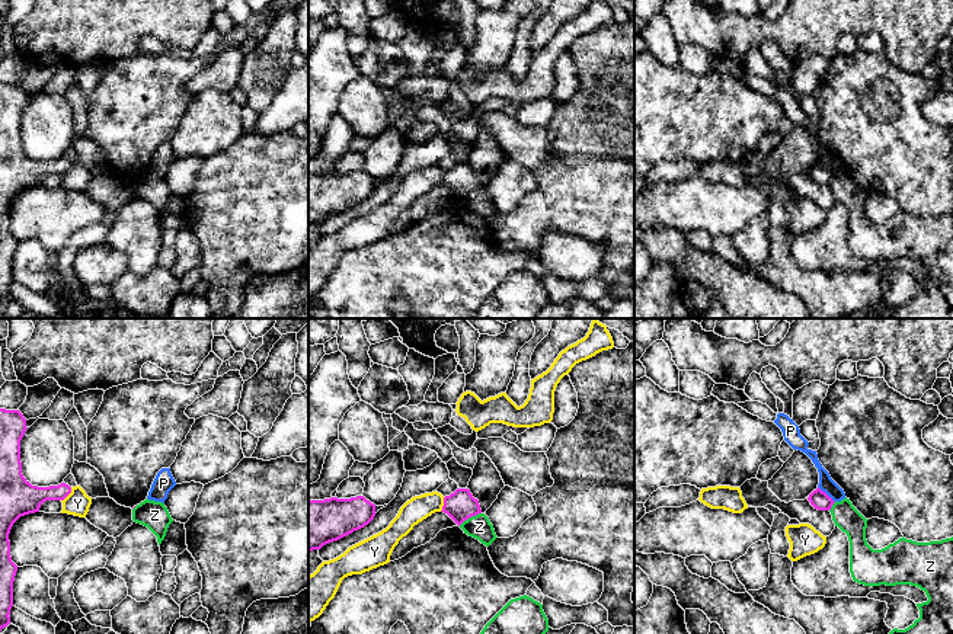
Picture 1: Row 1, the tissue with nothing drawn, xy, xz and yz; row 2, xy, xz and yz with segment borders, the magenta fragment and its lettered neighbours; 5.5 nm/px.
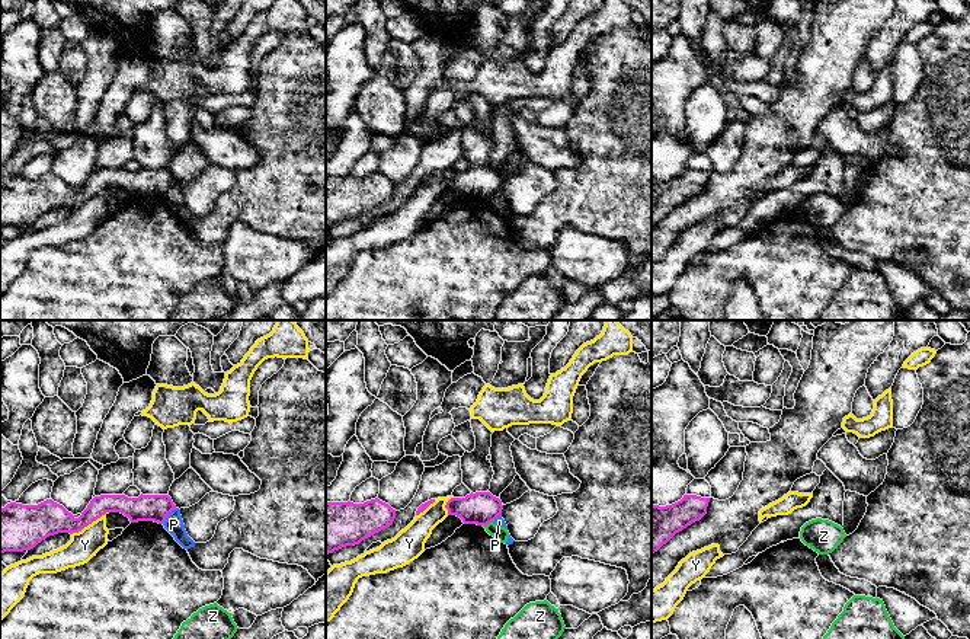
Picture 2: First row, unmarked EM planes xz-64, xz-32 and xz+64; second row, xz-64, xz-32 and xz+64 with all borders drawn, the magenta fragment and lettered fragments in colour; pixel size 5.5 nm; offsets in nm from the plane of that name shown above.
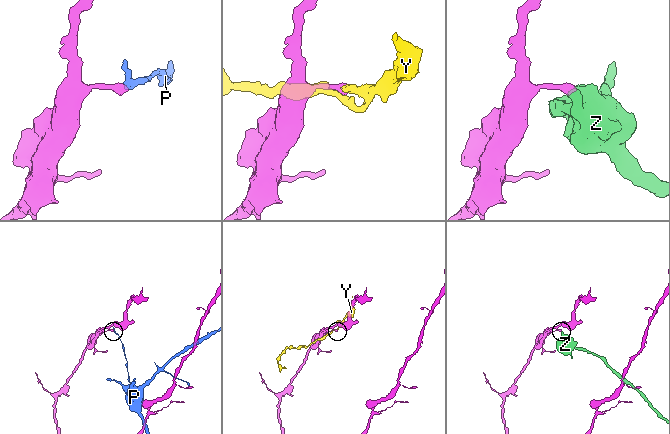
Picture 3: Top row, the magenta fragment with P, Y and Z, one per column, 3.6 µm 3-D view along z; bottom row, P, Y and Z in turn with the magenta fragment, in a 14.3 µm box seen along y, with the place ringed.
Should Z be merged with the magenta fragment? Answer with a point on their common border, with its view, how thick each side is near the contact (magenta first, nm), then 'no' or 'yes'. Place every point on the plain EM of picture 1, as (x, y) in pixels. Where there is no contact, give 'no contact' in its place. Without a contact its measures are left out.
contact xz (469, 191); calibres 160 and 140 nm; no

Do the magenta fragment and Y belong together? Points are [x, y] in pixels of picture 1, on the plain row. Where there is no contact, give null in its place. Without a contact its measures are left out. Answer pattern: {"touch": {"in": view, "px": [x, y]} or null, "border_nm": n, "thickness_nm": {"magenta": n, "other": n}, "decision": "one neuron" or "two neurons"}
{"touch": {"in": "xy", "px": [67, 169]}, "border_nm": 100, "thickness_nm": {"magenta": 180, "other": 140}, "decision": "two neurons"}

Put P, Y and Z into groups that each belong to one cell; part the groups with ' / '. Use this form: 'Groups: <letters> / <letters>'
Groups: P / Y / Z

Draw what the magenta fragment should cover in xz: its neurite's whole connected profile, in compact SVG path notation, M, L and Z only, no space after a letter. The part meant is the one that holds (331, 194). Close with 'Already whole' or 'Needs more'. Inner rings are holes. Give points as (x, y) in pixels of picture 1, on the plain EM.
M364 170L308 174L308 225L364 202L374 190L375 179Z. Already whole

